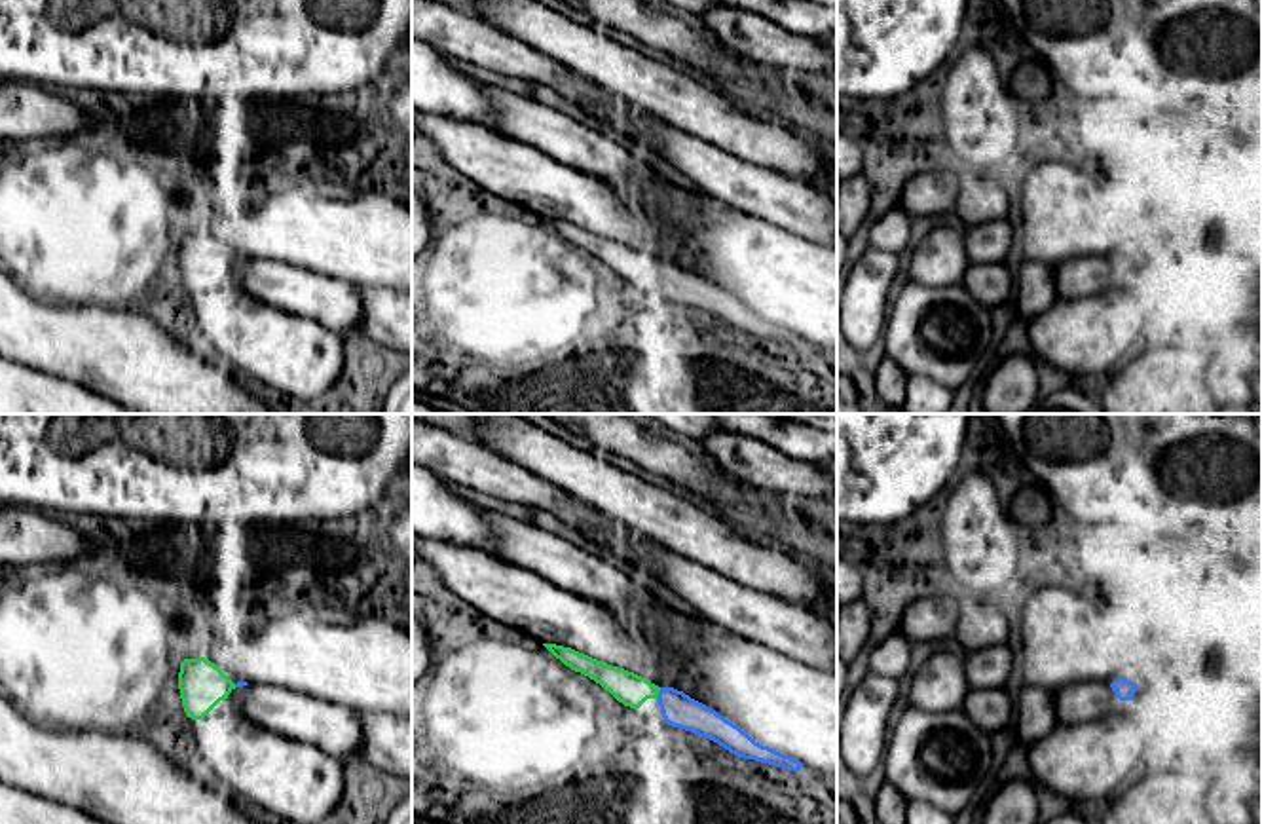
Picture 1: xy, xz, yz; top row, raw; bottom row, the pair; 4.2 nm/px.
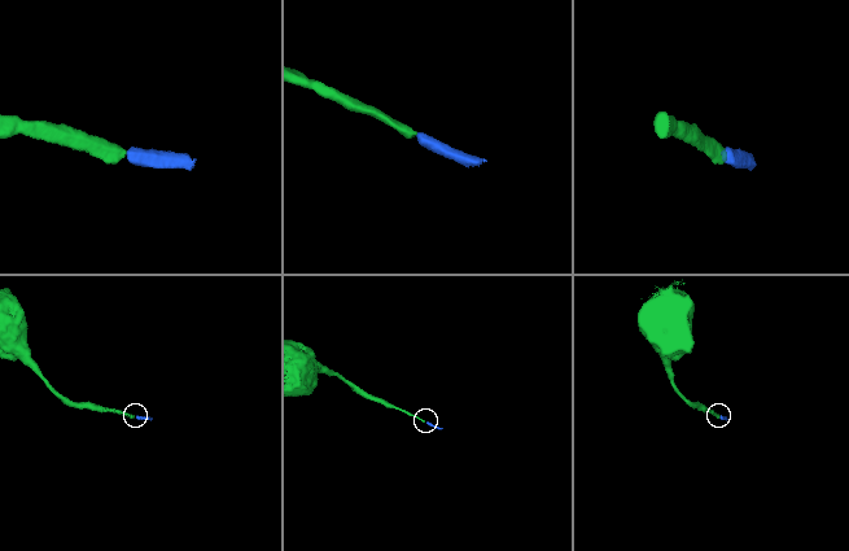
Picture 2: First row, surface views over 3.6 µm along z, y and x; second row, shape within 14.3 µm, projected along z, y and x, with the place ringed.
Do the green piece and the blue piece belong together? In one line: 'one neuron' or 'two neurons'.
one neuron

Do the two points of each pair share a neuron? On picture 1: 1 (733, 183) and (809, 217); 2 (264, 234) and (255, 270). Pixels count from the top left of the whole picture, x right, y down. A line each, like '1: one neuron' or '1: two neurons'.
1: one neuron
2: two neurons

